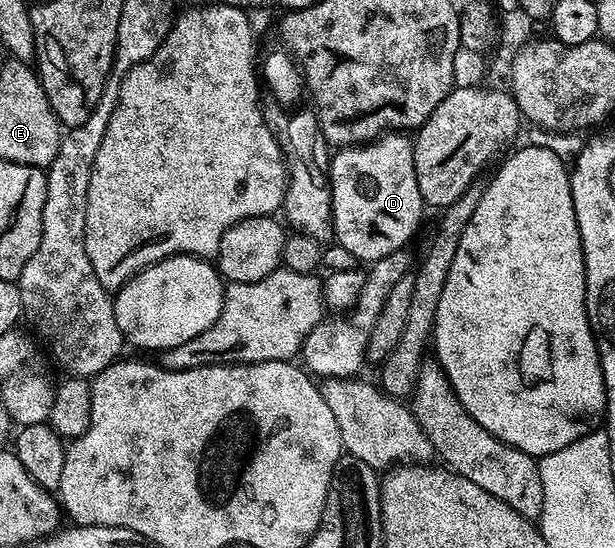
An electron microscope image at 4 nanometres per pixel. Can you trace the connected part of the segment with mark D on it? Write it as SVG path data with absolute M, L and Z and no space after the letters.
M388 132L380 134L378 138L357 146L348 146L339 148L330 155L329 158L329 181L331 184L331 228L333 238L336 243L345 248L349 248L349 252L353 252L353 256L360 262L366 264L374 264L380 262L385 256L389 256L393 252L404 249L408 245L407 241L415 234L415 229L419 226L419 221L423 218L423 210L425 211L425 203L421 196L421 188L417 188L417 172L413 164L413 152L415 147L412 139L403 132Z

